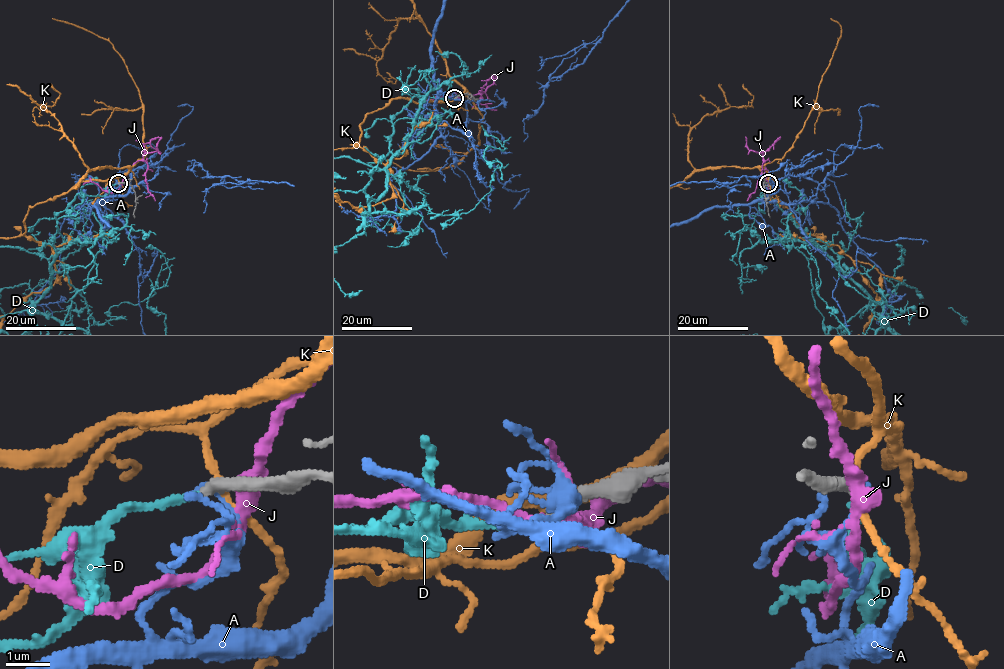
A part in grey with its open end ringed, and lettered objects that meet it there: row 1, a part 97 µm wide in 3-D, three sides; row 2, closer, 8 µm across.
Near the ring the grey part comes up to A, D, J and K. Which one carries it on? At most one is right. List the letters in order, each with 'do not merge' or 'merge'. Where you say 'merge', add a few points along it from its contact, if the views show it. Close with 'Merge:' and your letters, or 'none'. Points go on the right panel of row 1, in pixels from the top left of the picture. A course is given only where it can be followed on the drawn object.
A: do not merge
D: merge
J: do not merge
K: do not merge
Merge: D

